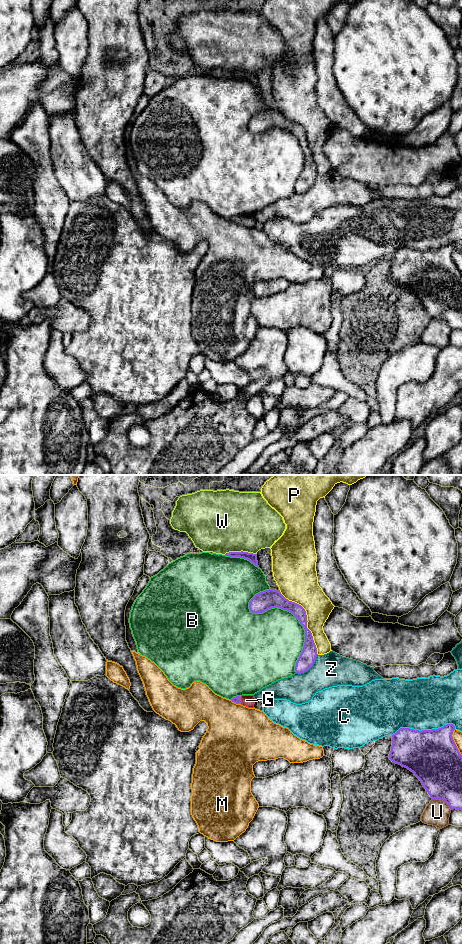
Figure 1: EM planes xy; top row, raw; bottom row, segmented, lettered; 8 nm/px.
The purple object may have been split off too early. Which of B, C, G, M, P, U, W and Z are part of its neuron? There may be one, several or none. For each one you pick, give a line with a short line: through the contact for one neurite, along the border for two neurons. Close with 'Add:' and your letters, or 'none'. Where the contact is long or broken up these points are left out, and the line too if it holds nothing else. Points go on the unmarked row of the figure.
G: line xy (237, 219), (240, 220), (246, 220)
Add: G

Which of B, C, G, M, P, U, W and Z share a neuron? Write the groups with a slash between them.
B / C / G / M / P / U / W / Z

